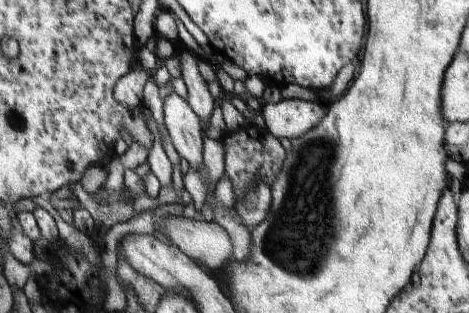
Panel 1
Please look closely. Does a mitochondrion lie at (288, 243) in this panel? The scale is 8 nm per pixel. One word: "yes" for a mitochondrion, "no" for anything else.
yes

